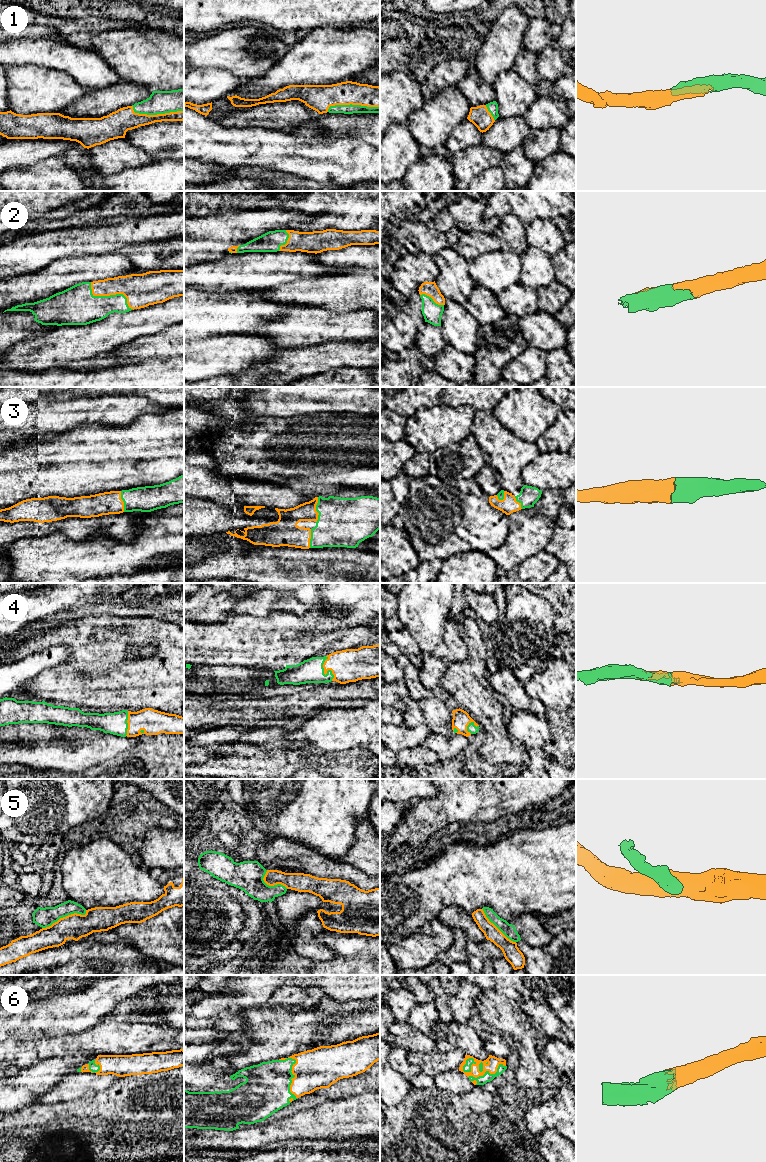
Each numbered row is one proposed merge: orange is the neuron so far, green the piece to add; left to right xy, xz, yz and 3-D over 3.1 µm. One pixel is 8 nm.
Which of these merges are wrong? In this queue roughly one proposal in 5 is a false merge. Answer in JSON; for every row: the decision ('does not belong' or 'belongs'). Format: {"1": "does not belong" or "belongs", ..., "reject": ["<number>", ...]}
{"1": "belongs", "2": "belongs", "3": "belongs", "4": "belongs", "5": "does not belong", "6": "belongs", "reject": ["5"]}

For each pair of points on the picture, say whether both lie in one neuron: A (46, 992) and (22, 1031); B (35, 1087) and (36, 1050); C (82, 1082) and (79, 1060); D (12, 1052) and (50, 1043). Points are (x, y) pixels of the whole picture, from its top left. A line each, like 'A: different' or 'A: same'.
A: different
B: different
C: different
D: same

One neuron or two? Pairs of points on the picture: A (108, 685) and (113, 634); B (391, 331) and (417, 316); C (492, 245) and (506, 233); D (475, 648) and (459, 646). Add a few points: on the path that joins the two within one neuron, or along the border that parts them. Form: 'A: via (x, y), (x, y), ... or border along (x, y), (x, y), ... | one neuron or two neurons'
A: via (100, 672), (100, 647) | one neuron
B: via (397, 325), (400, 325), (407, 318), (411, 318) | one neuron
C: border along (495, 233), (500, 249) | two neurons
D: border along (454, 627), (467, 648) | two neurons

